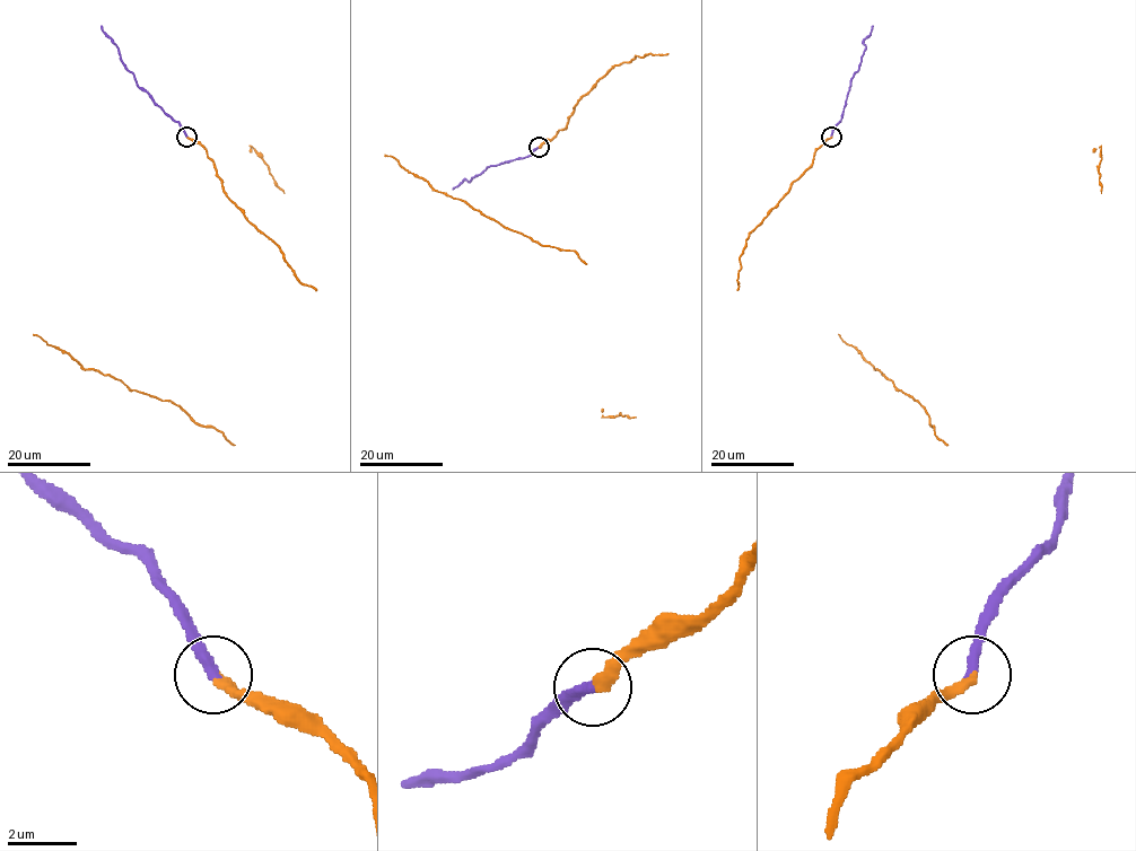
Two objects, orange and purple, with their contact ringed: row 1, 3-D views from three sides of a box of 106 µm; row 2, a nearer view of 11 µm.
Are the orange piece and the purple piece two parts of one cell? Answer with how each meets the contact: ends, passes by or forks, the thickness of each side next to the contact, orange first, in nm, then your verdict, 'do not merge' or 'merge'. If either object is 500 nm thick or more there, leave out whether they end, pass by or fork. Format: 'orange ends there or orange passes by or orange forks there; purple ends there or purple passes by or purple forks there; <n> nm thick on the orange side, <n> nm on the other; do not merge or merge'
orange ends there; purple ends there; 320 nm thick on the orange side, 340 nm on the other; merge

